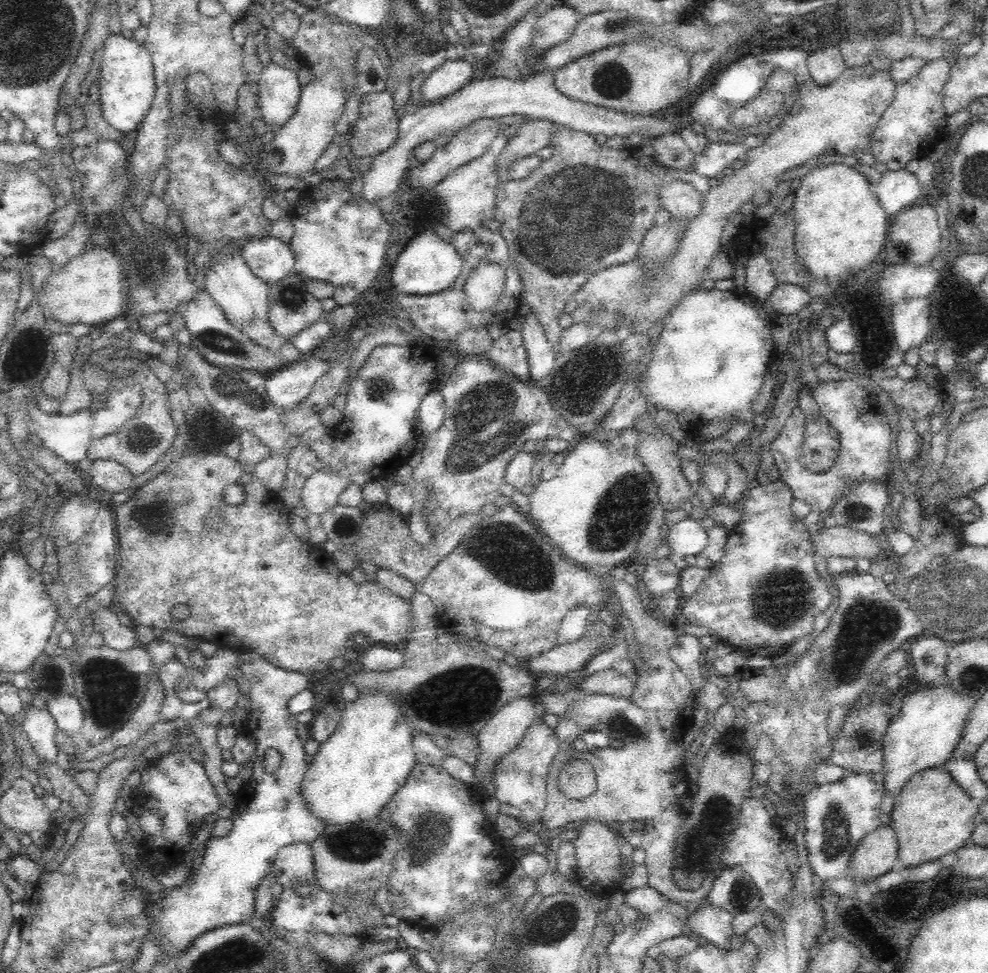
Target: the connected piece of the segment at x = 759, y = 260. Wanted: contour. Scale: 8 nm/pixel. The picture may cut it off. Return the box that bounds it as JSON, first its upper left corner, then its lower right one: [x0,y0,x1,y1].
[746,256,778,302]

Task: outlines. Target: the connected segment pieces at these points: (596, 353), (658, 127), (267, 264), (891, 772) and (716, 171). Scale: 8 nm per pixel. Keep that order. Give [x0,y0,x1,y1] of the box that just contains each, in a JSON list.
[[538,330,628,442],[360,66,670,202],[240,236,296,286],[884,684,972,796],[692,142,748,178]]

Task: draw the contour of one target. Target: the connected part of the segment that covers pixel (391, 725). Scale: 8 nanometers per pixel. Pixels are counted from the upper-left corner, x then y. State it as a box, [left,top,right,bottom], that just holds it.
[302,692,416,824]

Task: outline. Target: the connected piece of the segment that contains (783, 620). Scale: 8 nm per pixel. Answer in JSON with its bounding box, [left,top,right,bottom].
[684,480,832,658]

